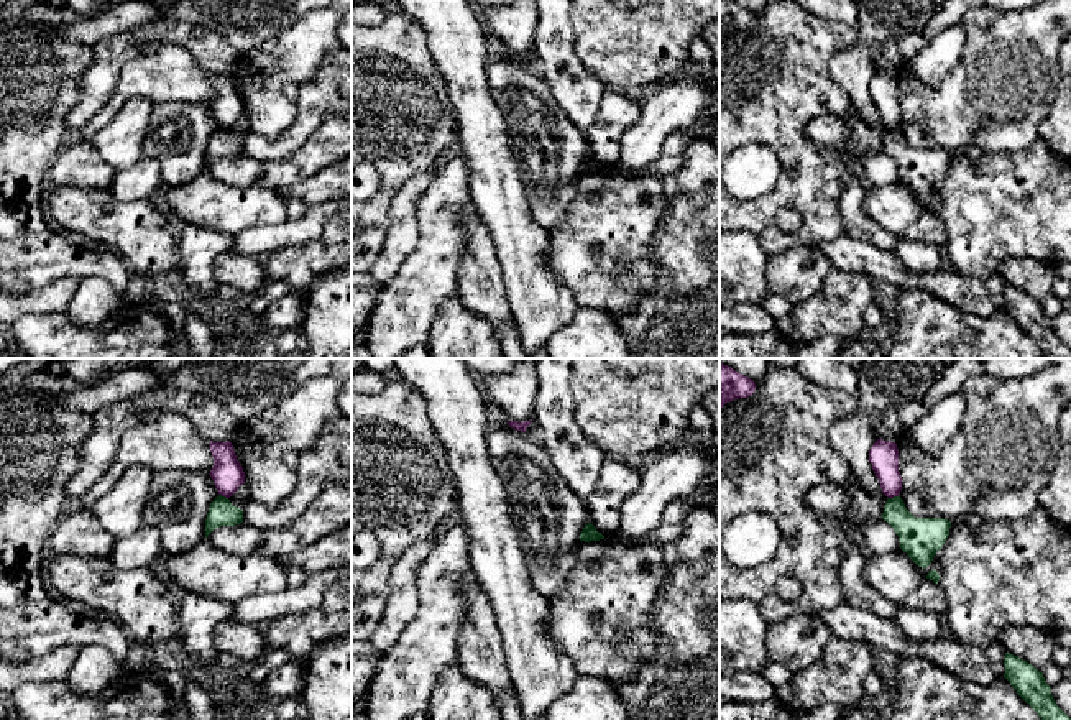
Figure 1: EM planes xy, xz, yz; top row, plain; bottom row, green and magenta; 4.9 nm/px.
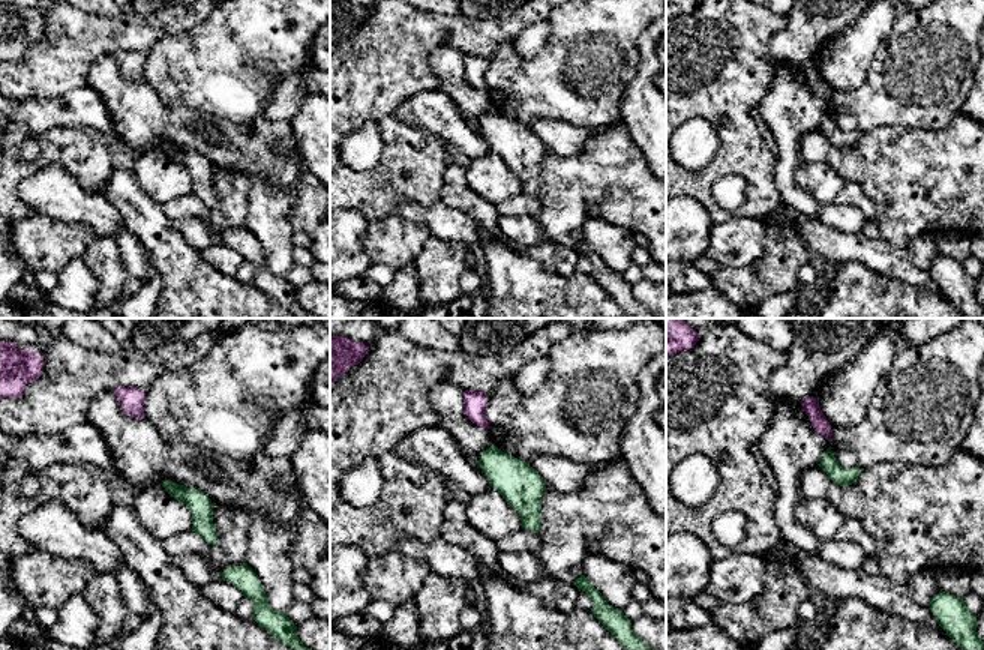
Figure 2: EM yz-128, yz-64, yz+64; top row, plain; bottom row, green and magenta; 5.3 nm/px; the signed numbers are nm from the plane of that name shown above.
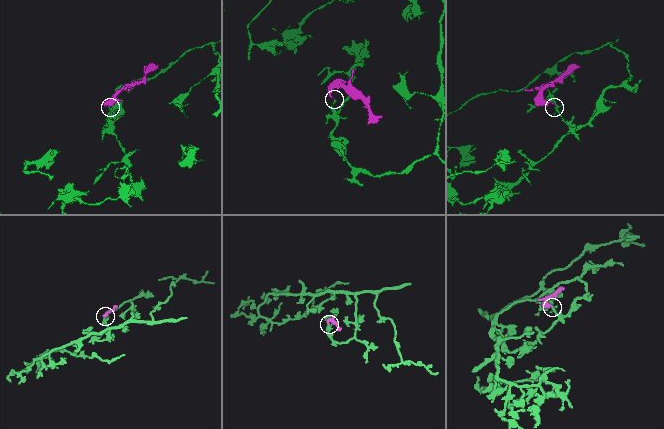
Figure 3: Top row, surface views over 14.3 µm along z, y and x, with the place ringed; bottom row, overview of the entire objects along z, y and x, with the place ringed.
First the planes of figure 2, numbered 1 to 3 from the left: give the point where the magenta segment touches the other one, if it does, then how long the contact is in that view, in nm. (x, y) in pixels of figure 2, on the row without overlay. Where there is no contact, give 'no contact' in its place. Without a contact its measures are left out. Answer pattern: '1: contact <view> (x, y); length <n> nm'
1: no contact
2: no contact
3: no contact

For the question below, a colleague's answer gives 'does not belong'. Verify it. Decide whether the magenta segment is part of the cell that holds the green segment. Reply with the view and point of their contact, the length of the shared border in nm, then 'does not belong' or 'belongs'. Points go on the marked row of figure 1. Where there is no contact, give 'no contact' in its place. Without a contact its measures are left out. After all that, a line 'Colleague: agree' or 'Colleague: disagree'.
yz (894, 497) | 70 nm | does not belong
Colleague: agree

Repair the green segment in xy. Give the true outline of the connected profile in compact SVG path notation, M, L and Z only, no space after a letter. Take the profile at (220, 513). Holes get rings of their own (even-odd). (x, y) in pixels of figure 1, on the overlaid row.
M218 495L209 508L205 519L205 538L220 526L235 526L243 523L243 510L233 506L228 498Z

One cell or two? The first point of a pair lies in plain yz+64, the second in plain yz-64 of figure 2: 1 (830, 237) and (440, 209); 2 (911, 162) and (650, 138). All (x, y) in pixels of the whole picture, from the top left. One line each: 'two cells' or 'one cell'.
1: one cell
2: two cells

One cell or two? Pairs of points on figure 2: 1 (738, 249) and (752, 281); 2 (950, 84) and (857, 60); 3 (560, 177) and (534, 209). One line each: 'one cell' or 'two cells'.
1: two cells
2: two cells
3: two cells

